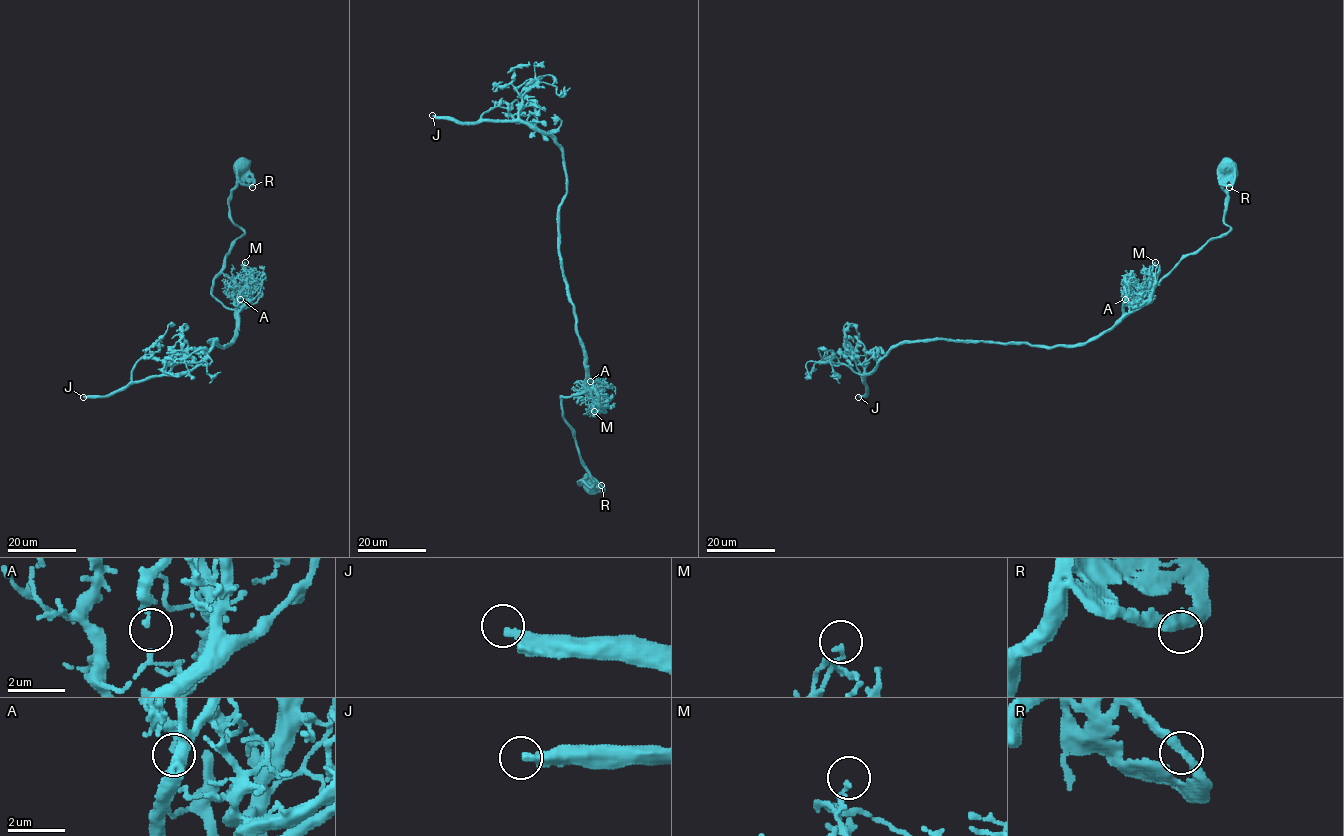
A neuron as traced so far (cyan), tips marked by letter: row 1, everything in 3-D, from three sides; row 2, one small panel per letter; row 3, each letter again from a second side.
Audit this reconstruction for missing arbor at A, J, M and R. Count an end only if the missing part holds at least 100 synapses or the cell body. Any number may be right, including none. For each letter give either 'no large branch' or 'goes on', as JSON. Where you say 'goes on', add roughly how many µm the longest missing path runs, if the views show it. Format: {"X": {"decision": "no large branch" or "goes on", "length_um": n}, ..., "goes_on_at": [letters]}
{"A": {"decision": "no large branch"}, "J": {"decision": "goes on", "length_um": 50}, "M": {"decision": "no large branch"}, "R": {"decision": "no large branch"}, "goes_on_at": ["J"]}

